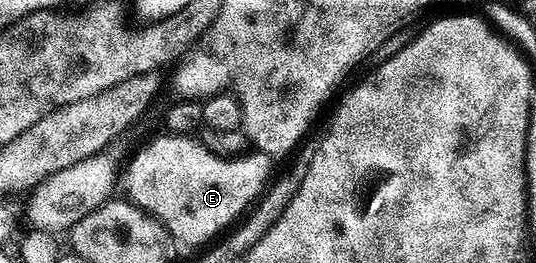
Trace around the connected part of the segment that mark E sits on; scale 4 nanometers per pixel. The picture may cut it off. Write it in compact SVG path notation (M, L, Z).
M167 131L161 132L161 134L161 137L146 142L129 159L125 169L123 166L123 196L132 204L137 205L144 213L152 214L164 226L165 234L169 238L177 237L178 240L185 241L188 245L207 246L213 239L219 238L229 227L235 226L249 212L253 202L264 193L273 176L273 158L259 151L244 153L241 157L219 157L214 150L207 149L202 142L196 141L200 139L195 136Z

